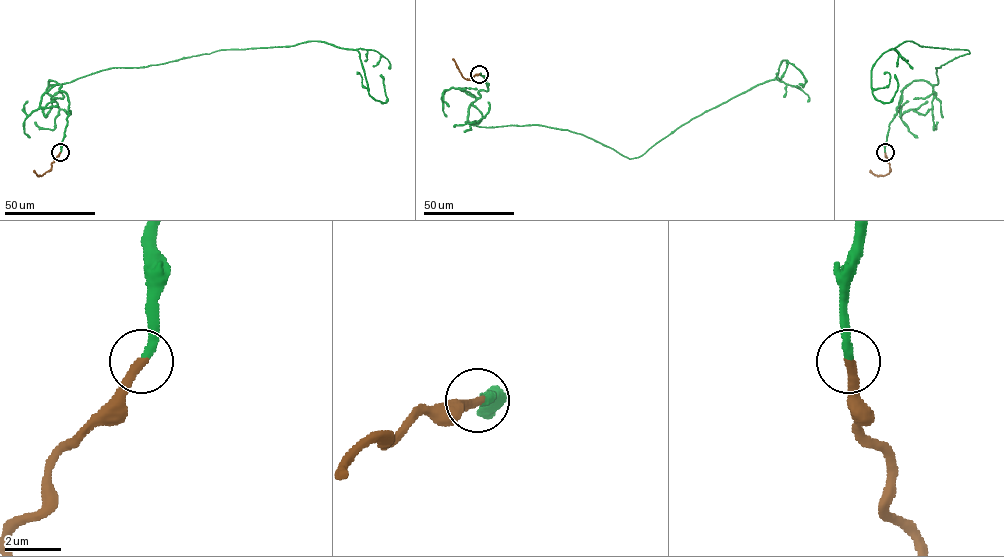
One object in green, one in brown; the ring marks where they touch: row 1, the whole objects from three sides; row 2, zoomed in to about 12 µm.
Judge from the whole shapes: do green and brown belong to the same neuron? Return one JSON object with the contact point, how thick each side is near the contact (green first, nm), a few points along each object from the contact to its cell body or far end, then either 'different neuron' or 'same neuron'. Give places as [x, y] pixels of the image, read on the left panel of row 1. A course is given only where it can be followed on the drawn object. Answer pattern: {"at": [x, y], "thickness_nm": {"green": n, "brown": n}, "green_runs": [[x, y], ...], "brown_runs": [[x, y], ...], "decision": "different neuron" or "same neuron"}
{"at": [60, 152], "thickness_nm": {"green": 320, "brown": 340}, "green_runs": [[60, 152], [69, 103], [49, 80], [312, 41], [356, 49], [368, 94], [384, 102], [380, 74]], "brown_runs": [[60, 152], [51, 169], [43, 175], [34, 170]], "decision": "same neuron"}

